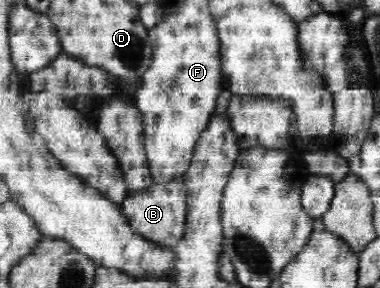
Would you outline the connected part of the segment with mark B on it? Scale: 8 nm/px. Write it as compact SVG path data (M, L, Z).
M181 180L154 182L146 189L128 192L118 205L129 228L135 234L159 247L174 245L185 227L185 191Z

